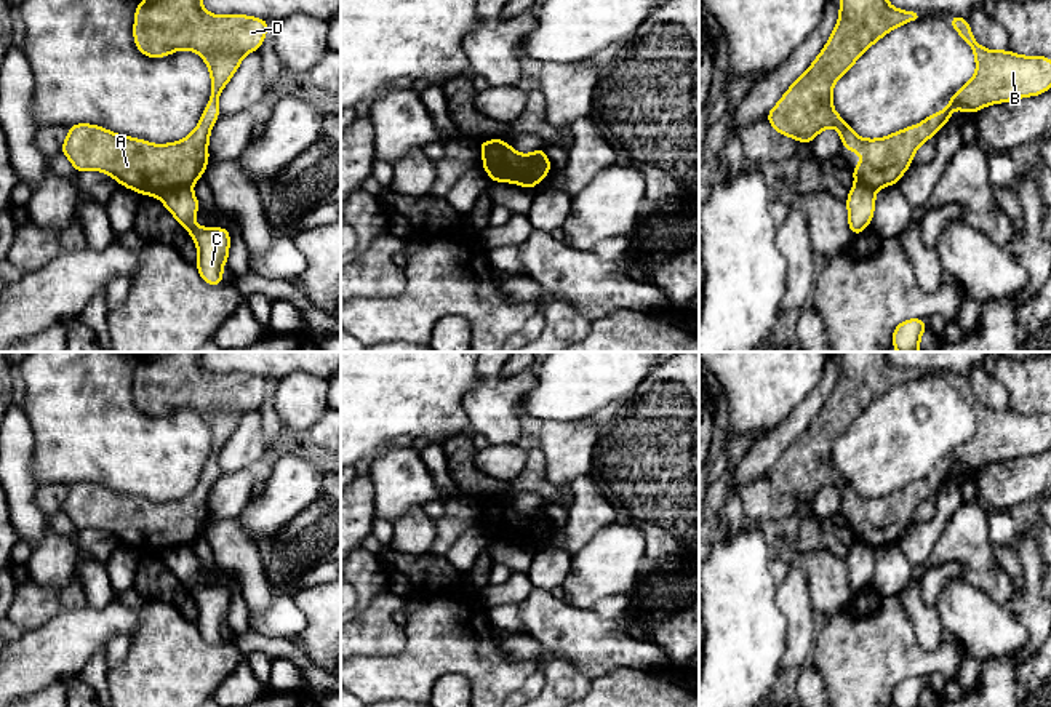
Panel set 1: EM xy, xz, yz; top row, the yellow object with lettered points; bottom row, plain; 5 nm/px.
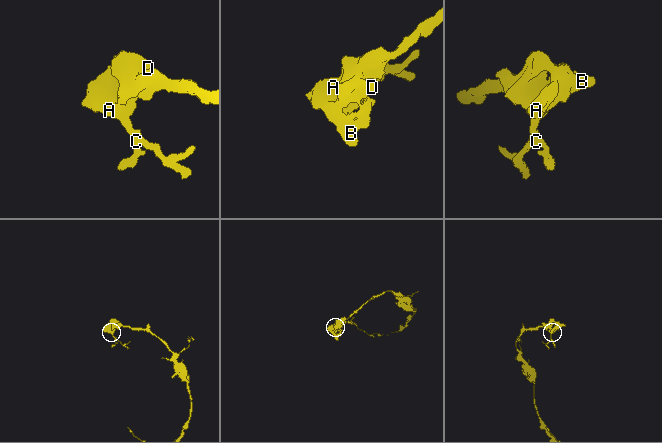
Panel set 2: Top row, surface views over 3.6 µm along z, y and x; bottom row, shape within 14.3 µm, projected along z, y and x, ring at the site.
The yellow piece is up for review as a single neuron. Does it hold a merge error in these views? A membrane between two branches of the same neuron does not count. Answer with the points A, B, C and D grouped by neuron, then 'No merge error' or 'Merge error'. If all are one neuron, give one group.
Groups: A B D / C. Merge error

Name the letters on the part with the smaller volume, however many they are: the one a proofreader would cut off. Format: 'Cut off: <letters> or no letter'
Cut off: C

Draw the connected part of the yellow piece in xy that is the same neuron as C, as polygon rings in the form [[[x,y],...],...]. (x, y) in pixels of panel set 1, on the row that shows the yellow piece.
[[[190,187],[166,190],[158,198],[194,238],[198,250],[198,261],[195,262],[195,267],[200,272],[203,282],[211,286],[224,283],[222,266],[229,258],[229,229],[194,226],[194,218],[200,208],[200,202]]]

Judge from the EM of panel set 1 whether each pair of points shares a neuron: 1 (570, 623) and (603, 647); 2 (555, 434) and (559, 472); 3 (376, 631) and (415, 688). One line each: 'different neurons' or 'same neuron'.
1: same neuron
2: same neuron
3: different neurons

